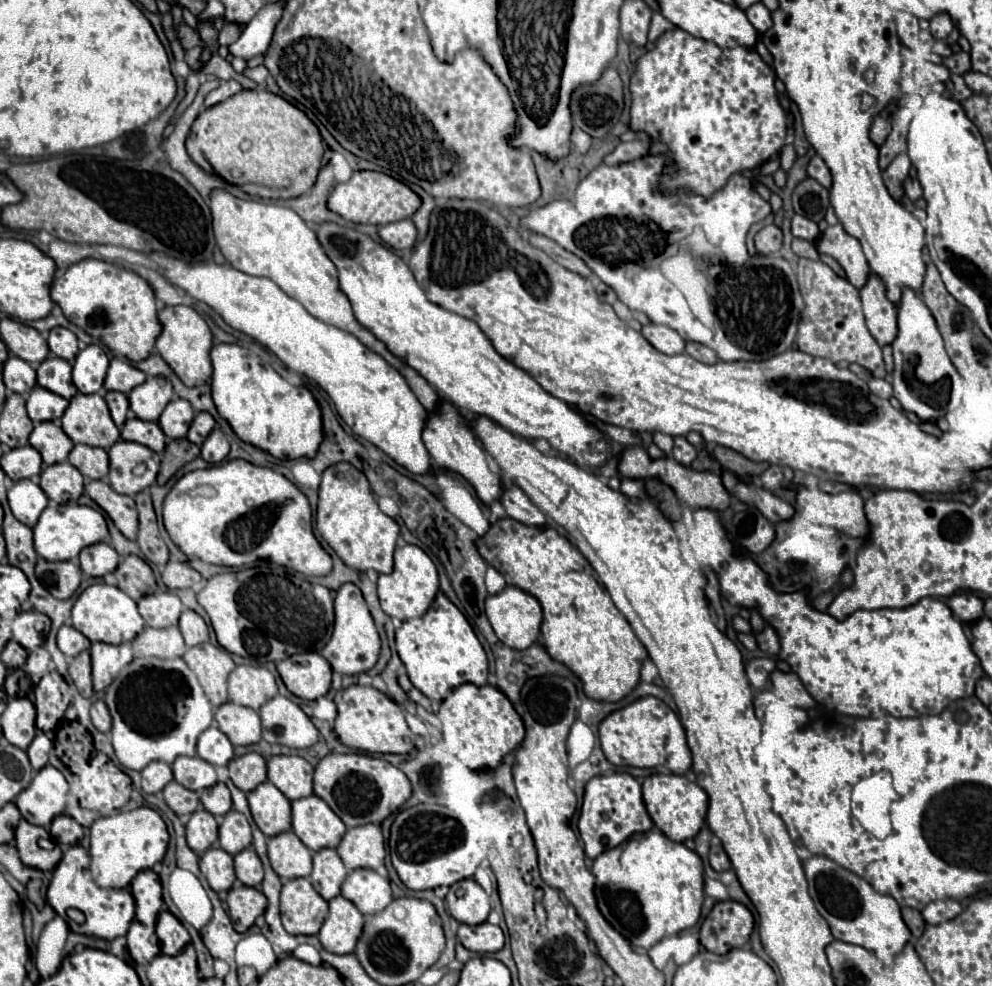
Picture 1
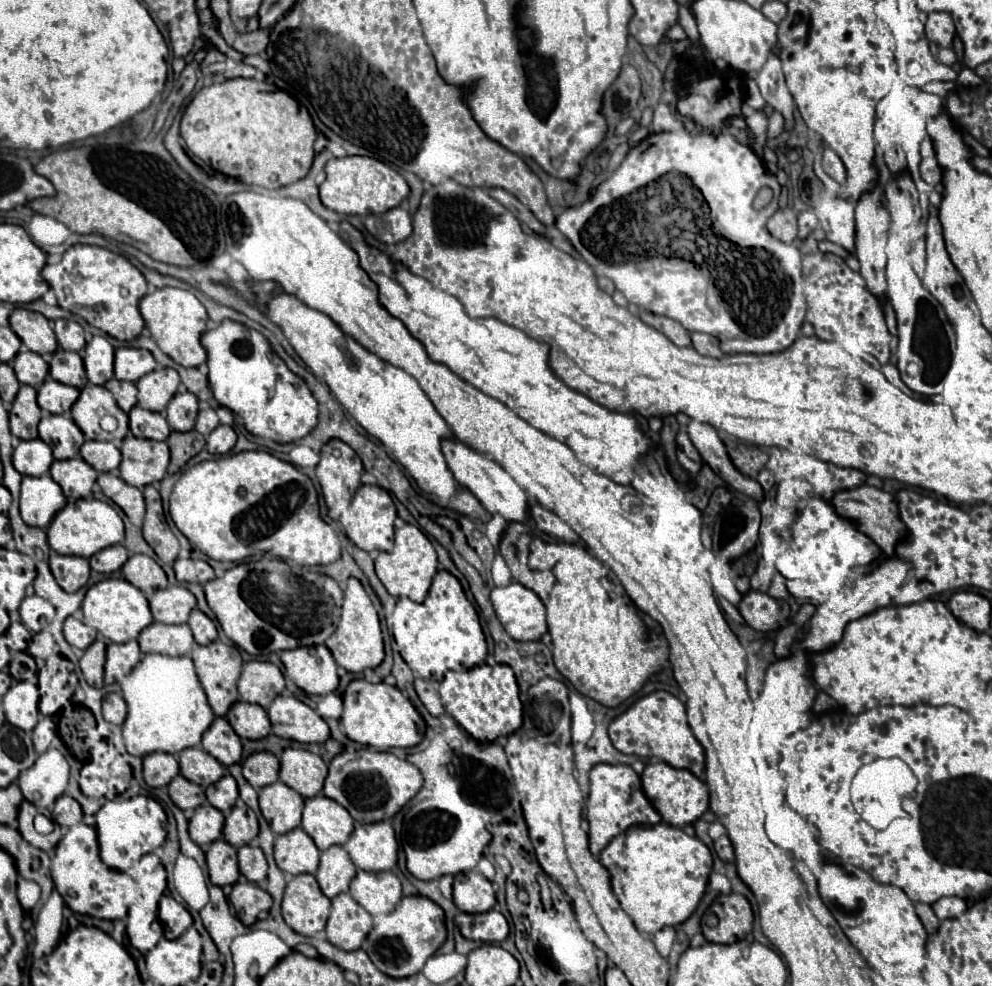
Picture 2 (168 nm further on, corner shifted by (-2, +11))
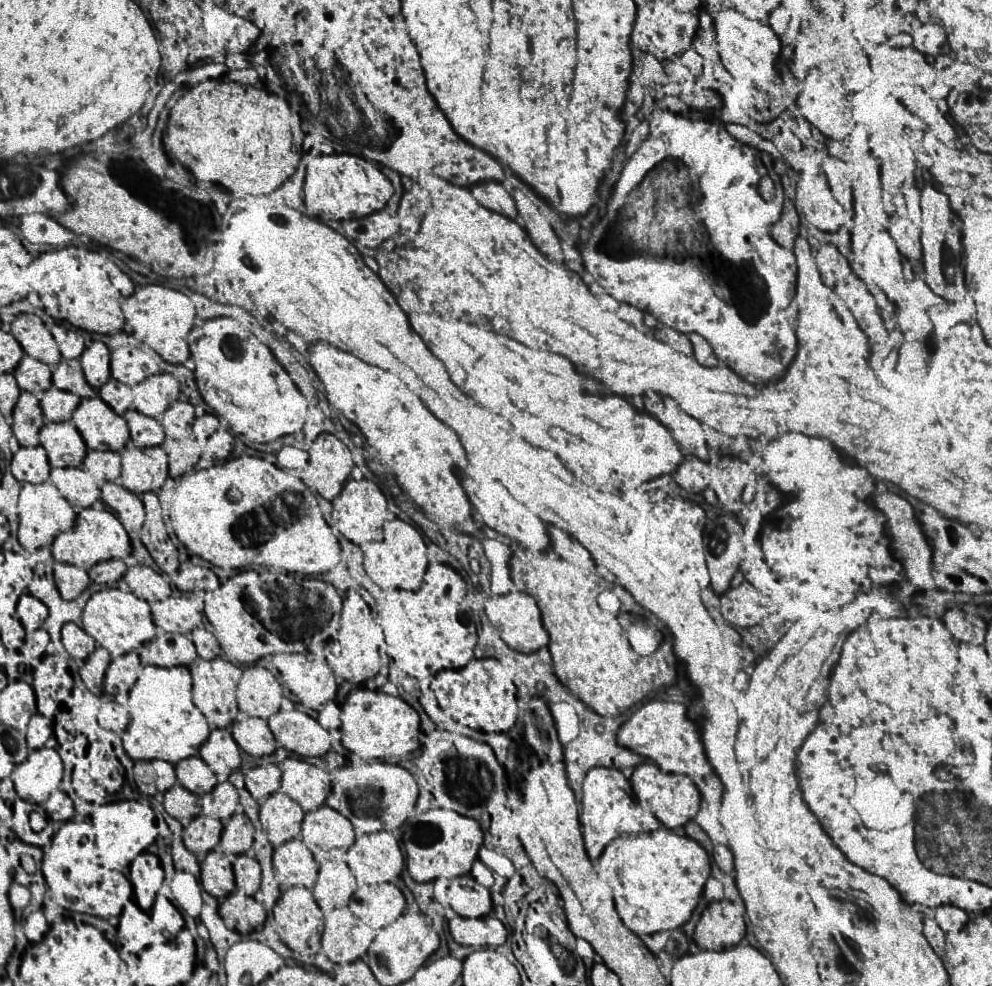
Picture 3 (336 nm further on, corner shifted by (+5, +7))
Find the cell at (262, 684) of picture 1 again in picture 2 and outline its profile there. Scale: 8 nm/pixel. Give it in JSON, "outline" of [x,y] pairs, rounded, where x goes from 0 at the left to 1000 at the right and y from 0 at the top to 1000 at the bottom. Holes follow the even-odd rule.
{"outline":[[[251,669],[245,673],[239,698],[241,698],[243,710],[269,718],[269,714],[273,714],[273,710],[281,702],[285,702],[287,690],[283,680],[277,673]]]}

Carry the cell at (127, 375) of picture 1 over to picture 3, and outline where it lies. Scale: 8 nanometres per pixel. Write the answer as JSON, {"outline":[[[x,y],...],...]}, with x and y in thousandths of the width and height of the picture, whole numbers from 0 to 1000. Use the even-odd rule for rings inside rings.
{"outline":[[[121,351],[113,357],[111,377],[115,385],[135,391],[147,385],[149,381],[161,377],[161,371],[153,357],[145,357],[145,355],[131,353],[131,351]]]}

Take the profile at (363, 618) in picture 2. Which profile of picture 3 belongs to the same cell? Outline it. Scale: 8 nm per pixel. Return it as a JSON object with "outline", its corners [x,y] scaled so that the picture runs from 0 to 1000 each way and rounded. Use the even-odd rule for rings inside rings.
{"outline":[[[349,600],[347,602],[347,617],[345,617],[345,629],[343,629],[343,645],[341,645],[343,661],[335,663],[331,669],[335,682],[351,690],[355,694],[365,694],[371,688],[377,688],[383,680],[383,665],[381,665],[381,653],[377,649],[377,629],[373,615],[367,611],[367,606],[361,600]]]}

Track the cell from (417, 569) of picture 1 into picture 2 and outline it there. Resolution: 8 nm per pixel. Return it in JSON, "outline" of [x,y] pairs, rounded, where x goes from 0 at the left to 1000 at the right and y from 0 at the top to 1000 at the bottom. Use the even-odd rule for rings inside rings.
{"outline":[[[408,531],[406,535],[398,538],[396,560],[384,560],[378,568],[378,580],[380,580],[382,588],[386,590],[386,594],[390,596],[390,600],[396,606],[412,606],[416,611],[428,609],[441,576],[443,576],[443,570],[441,570],[441,560],[436,556],[436,552],[416,531]]]}

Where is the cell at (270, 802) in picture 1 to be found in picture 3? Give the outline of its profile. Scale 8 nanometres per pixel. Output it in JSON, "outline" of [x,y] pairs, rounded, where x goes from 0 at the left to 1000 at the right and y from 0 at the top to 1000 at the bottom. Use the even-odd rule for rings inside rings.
{"outline":[[[284,803],[270,807],[262,819],[262,836],[276,858],[302,848],[304,832],[304,817]]]}

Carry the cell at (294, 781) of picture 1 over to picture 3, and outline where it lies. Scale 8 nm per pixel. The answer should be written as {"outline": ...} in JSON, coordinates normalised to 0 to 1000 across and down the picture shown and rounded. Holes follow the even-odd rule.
{"outline":[[[288,769],[282,775],[282,781],[284,781],[282,801],[294,811],[298,811],[306,819],[306,824],[327,815],[335,795],[335,787],[329,781],[304,769]]]}

